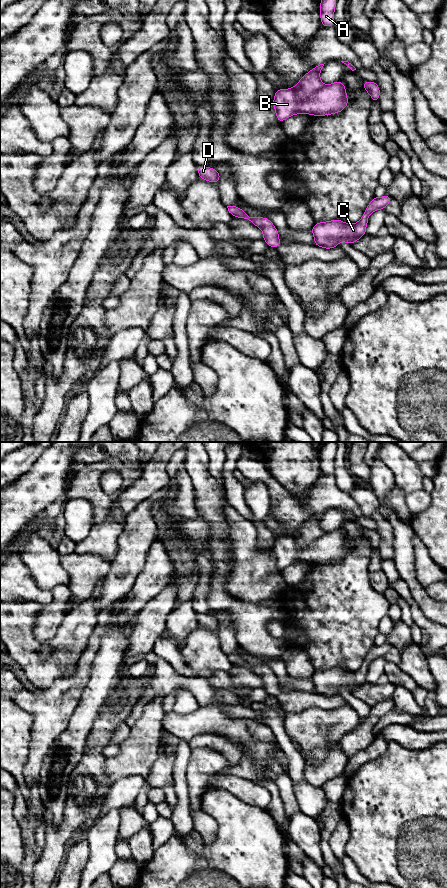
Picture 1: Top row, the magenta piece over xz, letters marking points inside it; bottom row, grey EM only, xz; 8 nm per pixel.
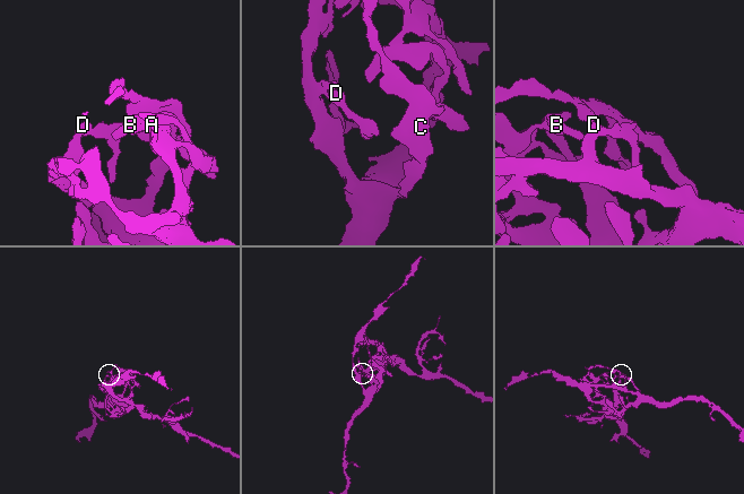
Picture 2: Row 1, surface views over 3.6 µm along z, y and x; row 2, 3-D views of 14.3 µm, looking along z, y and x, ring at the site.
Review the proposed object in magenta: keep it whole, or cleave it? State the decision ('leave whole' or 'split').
split

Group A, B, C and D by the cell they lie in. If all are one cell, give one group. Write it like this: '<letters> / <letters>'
A / B C D

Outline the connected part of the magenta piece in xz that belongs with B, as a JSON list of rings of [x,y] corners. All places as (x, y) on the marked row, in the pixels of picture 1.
[[[341,81],[324,85],[305,100],[300,100],[293,88],[277,89],[273,98],[273,106],[279,123],[296,112],[312,116],[340,113],[348,103],[347,91]]]

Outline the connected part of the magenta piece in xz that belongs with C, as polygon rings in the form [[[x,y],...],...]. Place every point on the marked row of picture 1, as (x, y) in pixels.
[[[388,194],[382,197],[375,196],[366,207],[361,219],[354,224],[345,223],[340,219],[316,223],[311,229],[314,245],[324,249],[335,248],[342,241],[352,245],[367,234],[366,227],[370,214],[376,210],[384,210],[391,201],[392,198]]]

